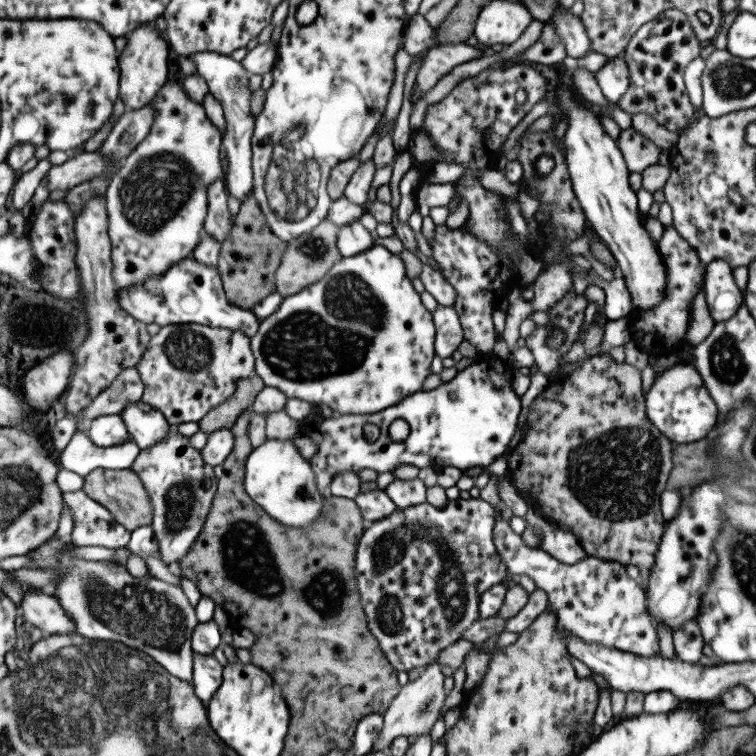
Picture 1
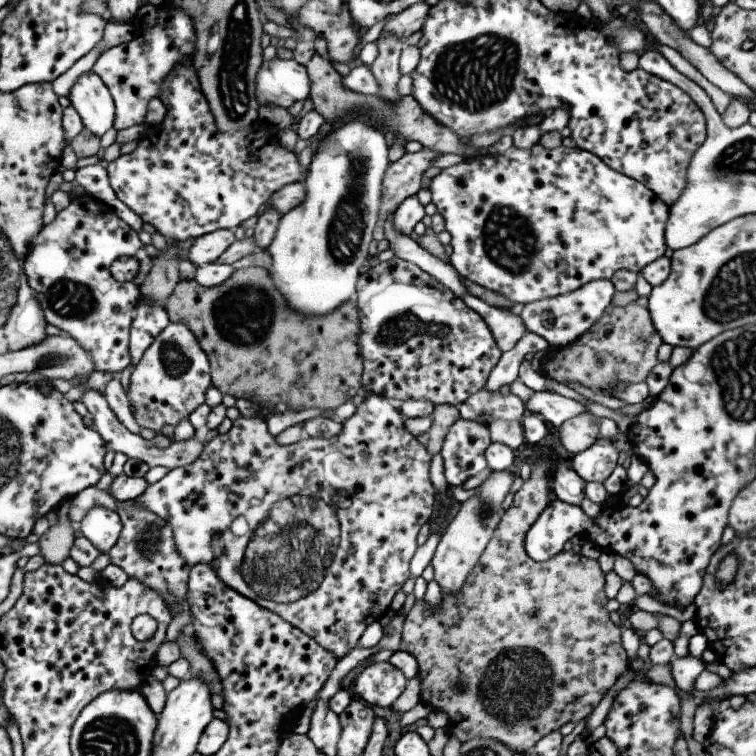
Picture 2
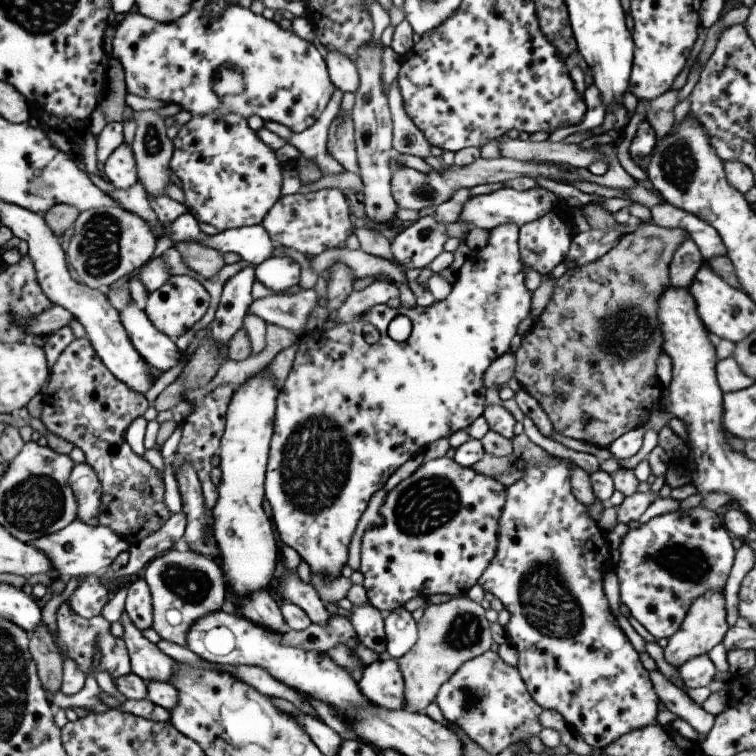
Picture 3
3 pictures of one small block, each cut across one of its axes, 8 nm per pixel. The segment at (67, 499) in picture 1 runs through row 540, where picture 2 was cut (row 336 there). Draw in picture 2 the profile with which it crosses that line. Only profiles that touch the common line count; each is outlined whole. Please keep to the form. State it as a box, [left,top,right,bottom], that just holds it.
[23,202,151,377]

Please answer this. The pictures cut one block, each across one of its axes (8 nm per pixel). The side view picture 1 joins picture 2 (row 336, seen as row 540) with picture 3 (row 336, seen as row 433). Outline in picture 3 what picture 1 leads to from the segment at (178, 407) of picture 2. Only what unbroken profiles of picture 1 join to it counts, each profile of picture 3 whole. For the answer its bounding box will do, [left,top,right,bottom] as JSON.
[143,276,209,340]

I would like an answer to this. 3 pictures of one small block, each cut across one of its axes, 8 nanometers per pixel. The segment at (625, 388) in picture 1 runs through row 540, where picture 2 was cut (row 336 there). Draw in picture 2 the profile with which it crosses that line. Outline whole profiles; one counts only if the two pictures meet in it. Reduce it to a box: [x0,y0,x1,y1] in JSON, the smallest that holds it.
[538,303,662,393]

